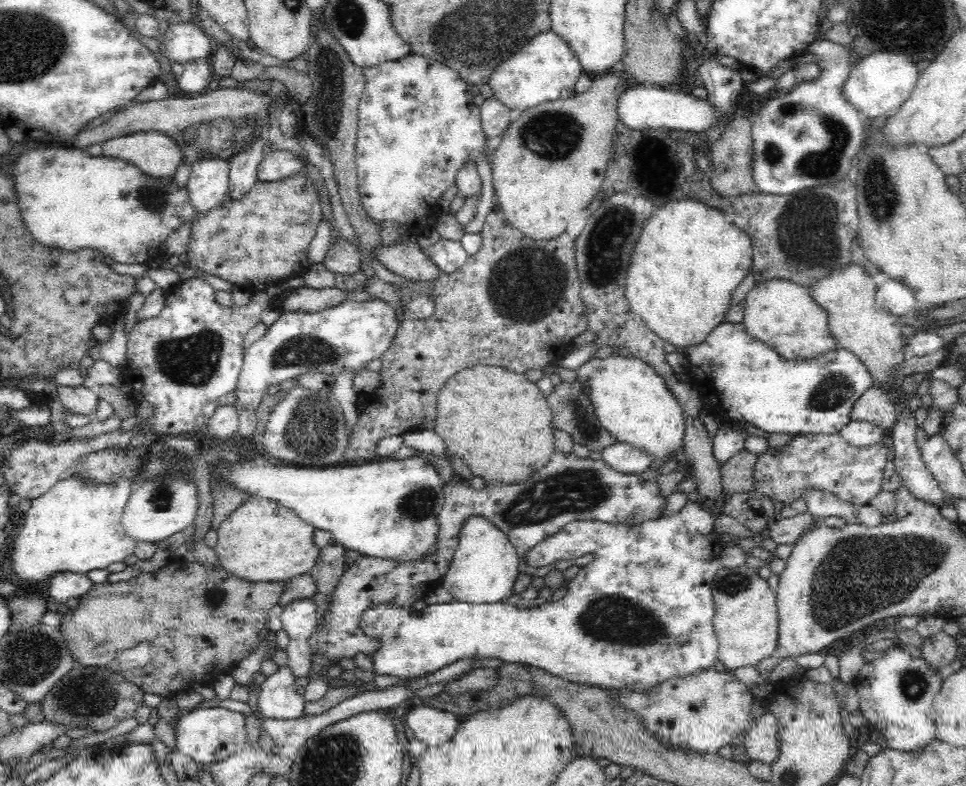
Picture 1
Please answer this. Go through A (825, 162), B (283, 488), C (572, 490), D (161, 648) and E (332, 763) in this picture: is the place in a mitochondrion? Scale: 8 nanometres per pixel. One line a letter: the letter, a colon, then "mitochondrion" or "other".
A: mitochondrion
B: other
C: mitochondrion
D: other
E: mitochondrion

